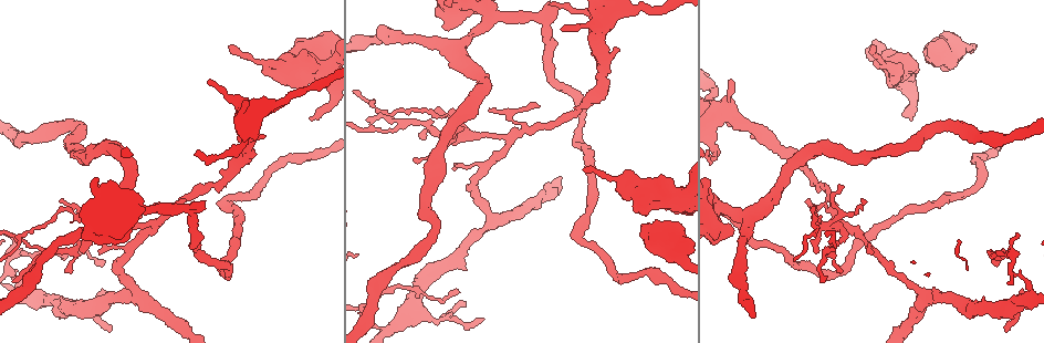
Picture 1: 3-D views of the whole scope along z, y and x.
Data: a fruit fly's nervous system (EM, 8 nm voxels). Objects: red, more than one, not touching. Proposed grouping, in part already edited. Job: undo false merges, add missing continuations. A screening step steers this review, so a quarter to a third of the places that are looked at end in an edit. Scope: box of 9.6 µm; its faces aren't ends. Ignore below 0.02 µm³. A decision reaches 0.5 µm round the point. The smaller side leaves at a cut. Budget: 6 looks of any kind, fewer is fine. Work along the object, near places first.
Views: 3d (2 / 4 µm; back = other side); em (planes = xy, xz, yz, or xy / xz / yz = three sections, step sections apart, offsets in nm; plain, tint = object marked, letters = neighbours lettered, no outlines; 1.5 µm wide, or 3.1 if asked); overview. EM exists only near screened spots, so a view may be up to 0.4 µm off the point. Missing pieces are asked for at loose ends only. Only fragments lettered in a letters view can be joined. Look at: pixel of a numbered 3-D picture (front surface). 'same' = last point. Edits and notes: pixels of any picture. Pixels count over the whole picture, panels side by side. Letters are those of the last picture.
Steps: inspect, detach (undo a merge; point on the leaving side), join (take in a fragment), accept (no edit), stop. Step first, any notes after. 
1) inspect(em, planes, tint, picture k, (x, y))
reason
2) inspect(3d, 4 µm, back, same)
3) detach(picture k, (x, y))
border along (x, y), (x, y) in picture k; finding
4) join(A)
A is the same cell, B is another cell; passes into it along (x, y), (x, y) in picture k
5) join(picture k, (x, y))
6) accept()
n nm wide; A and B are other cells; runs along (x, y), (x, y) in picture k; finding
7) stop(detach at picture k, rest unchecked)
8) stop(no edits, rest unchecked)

inspect(3d, 2 µm, picture 1, (994, 260))

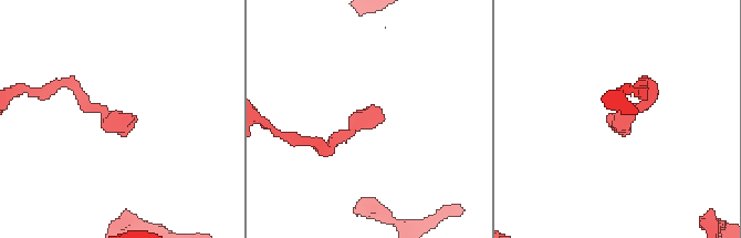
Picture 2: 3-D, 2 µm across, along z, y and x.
inspect(em, planes, tint, picture 2, (617, 114))

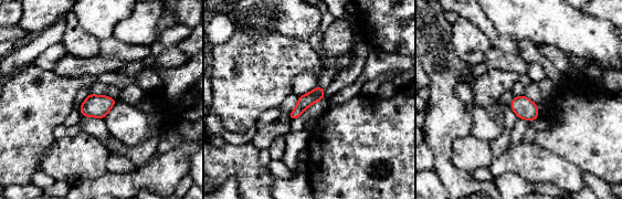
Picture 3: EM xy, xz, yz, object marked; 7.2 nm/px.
inspect(em, planes, letters, same)
see the neighbours

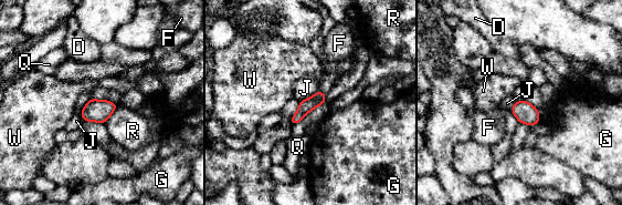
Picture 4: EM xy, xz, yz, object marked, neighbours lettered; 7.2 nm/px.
accept()
D, F, G, J, Q, R and W are other cells; runs along (323, 95), (312, 102), (293, 120) in picture 4; none of them fits

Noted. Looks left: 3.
inspect(em, xz, step 8, letters, picture 1, (616, 191))
an open end

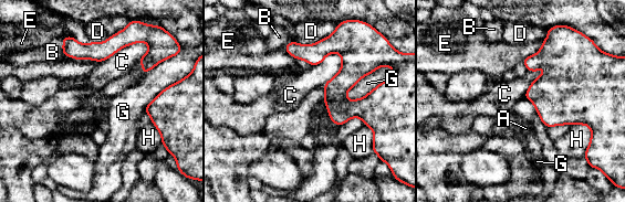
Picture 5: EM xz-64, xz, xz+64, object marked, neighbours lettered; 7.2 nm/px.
inspect(em, planes, letters, same)
another direction

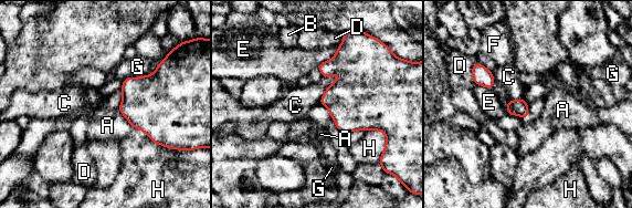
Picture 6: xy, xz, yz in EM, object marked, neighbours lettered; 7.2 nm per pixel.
accept()
A, B, C, D, E, F, G and H are other cells; none of them fits

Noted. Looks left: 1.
stop(no edits, rest unchecked)

